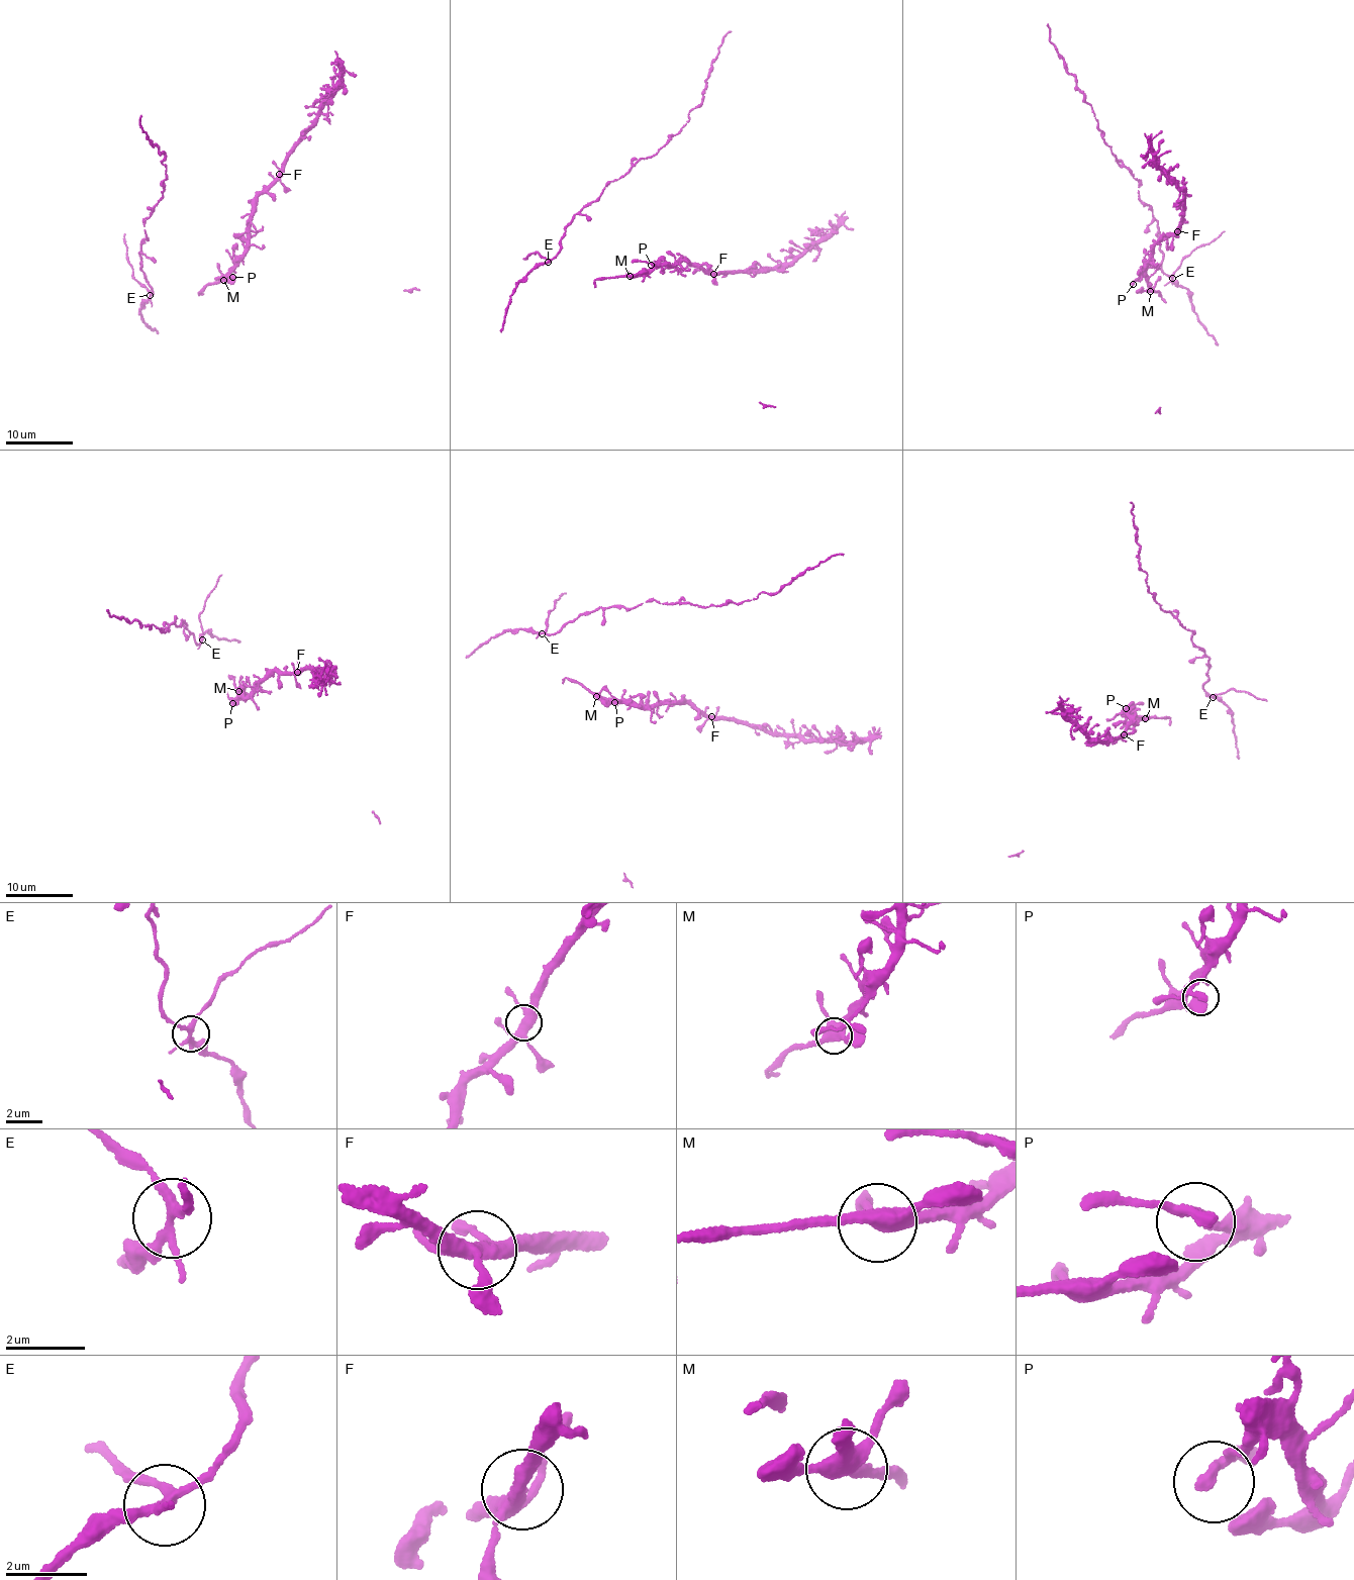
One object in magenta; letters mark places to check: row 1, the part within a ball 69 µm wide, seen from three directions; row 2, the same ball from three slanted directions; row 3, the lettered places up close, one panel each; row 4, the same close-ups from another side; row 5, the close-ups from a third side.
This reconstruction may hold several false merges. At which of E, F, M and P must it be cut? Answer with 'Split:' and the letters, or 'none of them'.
Split: E

